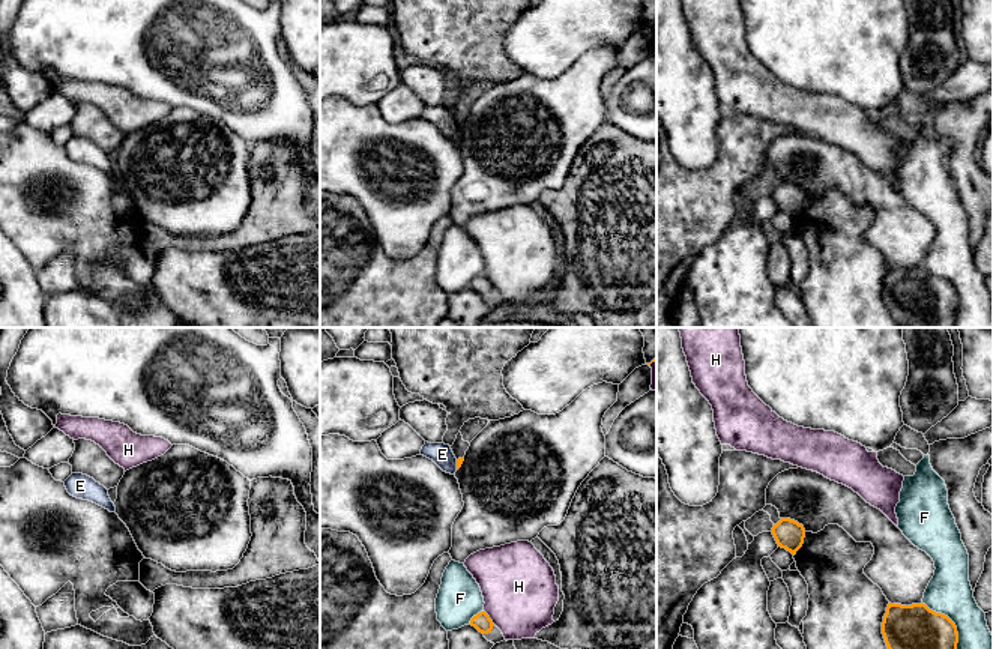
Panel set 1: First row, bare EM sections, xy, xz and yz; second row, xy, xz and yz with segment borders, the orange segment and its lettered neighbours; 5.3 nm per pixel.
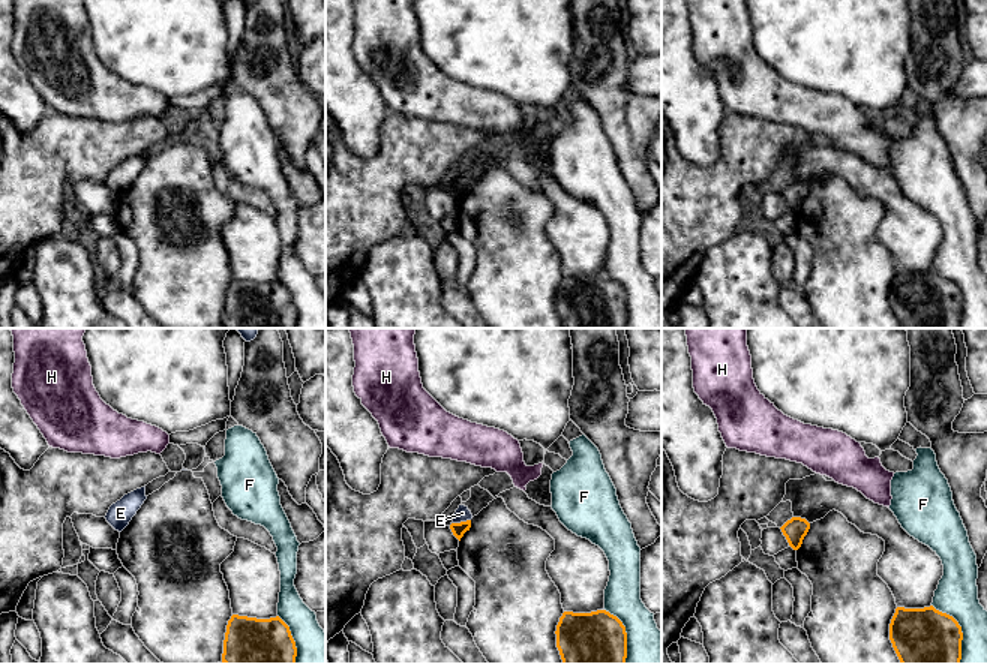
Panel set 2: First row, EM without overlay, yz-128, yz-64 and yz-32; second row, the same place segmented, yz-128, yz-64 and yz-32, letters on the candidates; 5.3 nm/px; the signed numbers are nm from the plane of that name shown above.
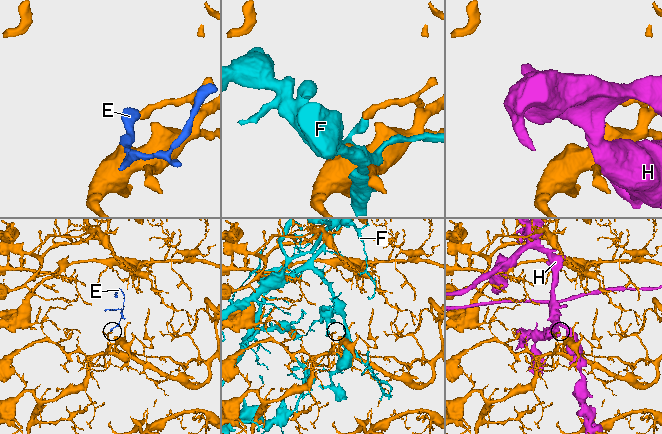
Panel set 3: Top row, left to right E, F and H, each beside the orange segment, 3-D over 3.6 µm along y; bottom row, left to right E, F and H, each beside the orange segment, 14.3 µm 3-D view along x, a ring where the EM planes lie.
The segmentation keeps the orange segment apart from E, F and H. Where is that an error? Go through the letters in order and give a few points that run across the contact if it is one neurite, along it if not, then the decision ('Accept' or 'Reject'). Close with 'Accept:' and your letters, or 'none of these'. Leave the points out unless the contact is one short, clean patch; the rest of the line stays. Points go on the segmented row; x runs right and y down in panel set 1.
E: Line: xz (455, 460), (457, 469). Reject
F: Reject
H: Reject
Accept: none of these

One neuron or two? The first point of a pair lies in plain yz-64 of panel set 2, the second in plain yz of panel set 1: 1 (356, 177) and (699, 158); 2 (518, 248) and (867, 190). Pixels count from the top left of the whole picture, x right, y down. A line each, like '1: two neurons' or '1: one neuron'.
1: two neurons
2: two neurons

